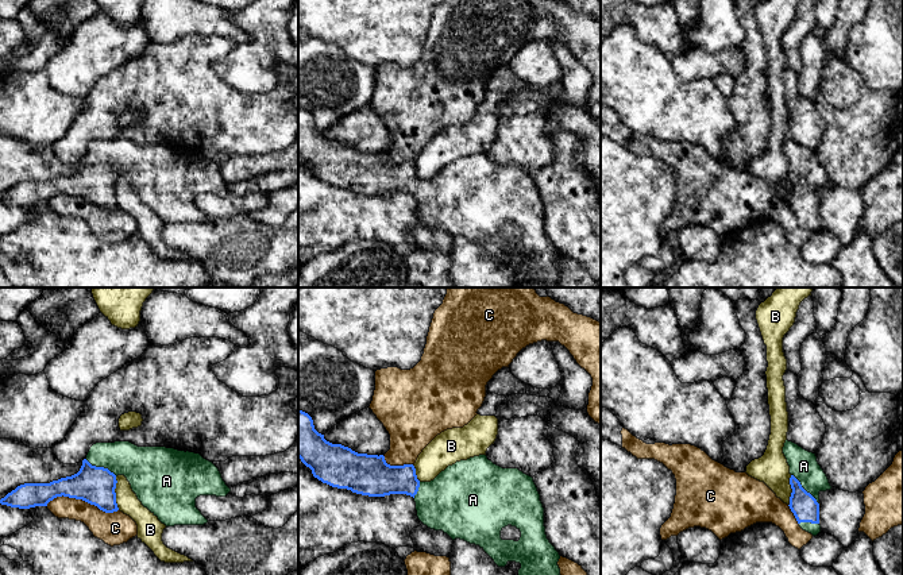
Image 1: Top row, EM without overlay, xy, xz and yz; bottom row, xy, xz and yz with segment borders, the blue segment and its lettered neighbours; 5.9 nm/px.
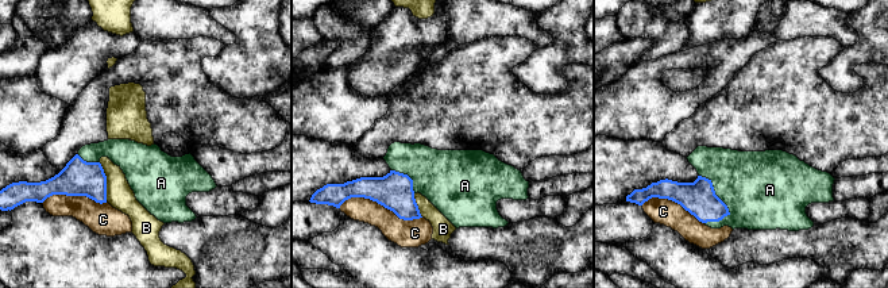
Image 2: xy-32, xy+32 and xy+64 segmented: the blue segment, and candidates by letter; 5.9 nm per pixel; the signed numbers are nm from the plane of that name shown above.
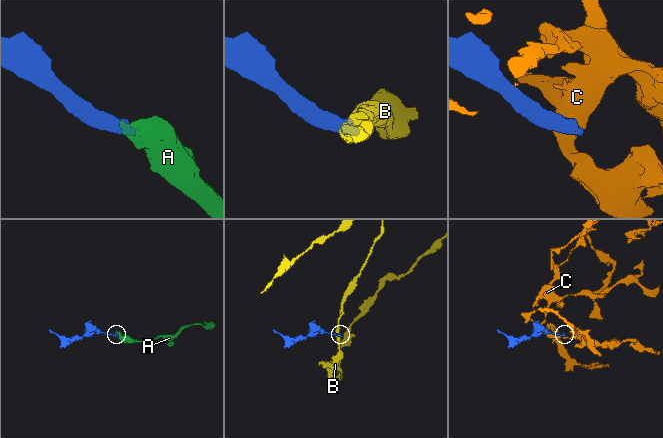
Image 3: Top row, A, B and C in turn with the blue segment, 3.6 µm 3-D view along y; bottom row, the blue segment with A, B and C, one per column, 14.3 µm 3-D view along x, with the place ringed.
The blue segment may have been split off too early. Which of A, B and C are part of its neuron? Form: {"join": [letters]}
{"join": ["A"]}

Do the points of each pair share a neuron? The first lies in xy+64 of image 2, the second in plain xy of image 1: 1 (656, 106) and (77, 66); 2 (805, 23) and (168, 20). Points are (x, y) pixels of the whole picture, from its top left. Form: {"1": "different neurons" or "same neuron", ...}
{"1": "different neurons", "2": "same neuron"}

